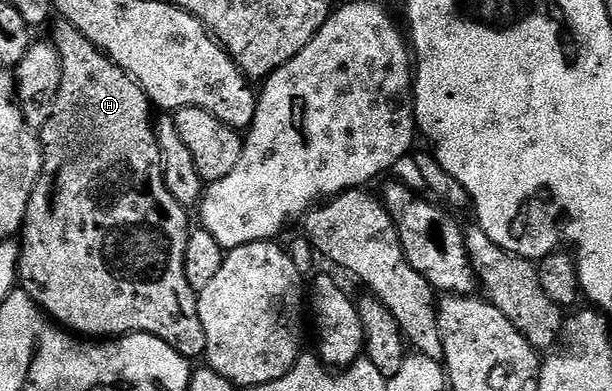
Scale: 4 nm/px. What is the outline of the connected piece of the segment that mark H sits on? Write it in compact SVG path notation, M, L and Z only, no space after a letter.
M61 20L58 23L51 35L51 41L53 47L57 49L61 61L61 87L57 102L53 105L53 114L39 131L41 149L45 152L45 173L37 181L37 190L27 204L25 224L21 227L19 235L21 255L17 261L17 276L20 289L25 290L27 296L31 296L31 300L36 302L54 323L60 324L66 331L72 332L74 335L88 336L93 340L113 340L126 334L150 334L163 339L168 346L173 346L184 358L196 360L198 357L200 359L205 353L205 333L197 311L198 291L193 290L187 284L185 272L185 253L187 252L187 240L191 233L190 211L177 203L175 196L171 196L165 187L161 150L157 147L155 122L154 119L149 119L150 100L139 83L133 81L130 74L114 65L70 22Z

